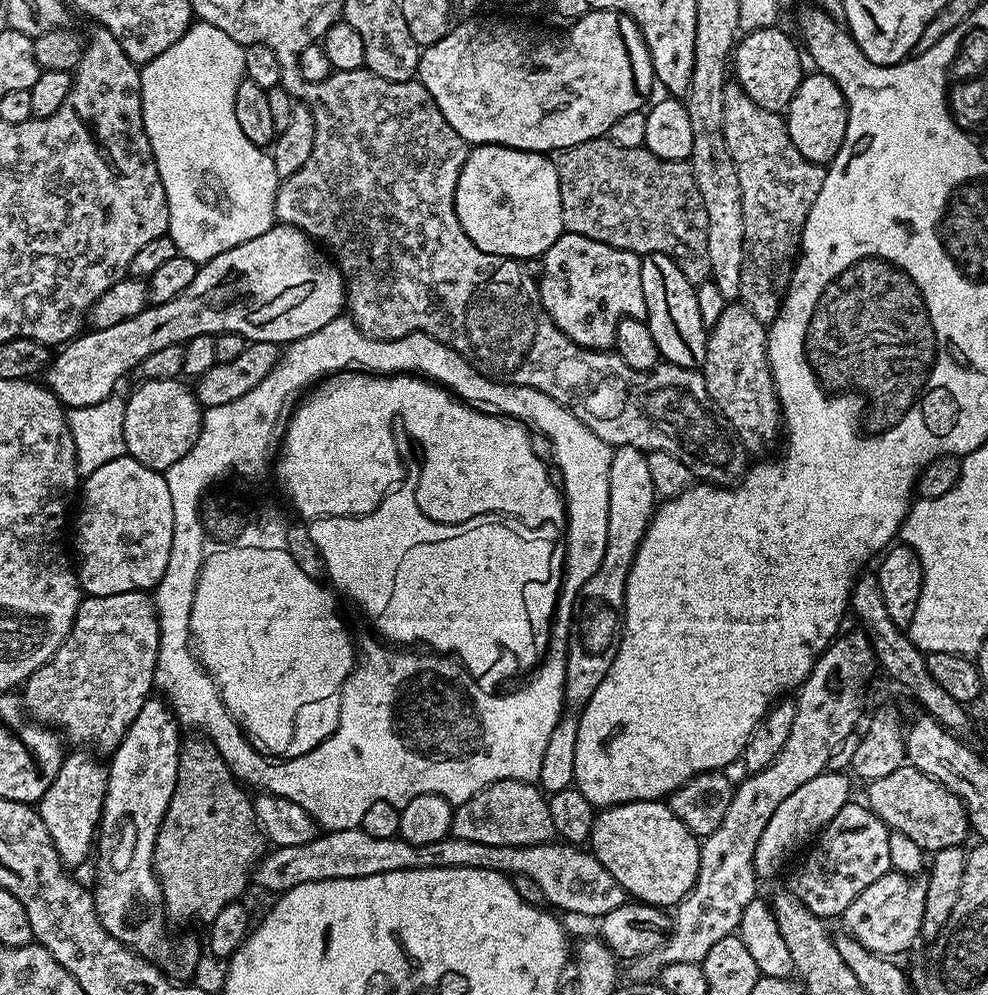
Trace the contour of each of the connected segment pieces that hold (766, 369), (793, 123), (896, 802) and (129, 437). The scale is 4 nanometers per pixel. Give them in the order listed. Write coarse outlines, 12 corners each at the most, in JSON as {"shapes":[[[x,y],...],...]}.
{"shapes":[[[739,302],[710,326],[706,390],[745,453],[782,432],[768,328]],[[823,72],[800,81],[788,133],[827,166],[846,138],[848,102]],[[905,766],[871,781],[868,809],[925,853],[970,836],[964,803]],[[183,379],[124,400],[127,455],[167,473],[196,444],[202,409]]]}

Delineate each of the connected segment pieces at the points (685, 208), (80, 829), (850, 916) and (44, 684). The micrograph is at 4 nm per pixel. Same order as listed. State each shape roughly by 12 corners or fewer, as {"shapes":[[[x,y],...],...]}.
{"shapes":[[[601,138],[556,160],[564,232],[711,277],[688,160]],[[69,751],[38,802],[69,870],[90,860],[108,769]],[[898,871],[843,909],[847,935],[899,957],[920,936],[925,881]],[[148,592],[85,595],[22,685],[31,719],[116,751],[153,695]]]}

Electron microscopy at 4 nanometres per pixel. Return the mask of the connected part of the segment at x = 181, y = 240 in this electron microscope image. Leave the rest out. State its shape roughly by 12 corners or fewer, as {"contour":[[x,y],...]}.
{"contour":[[193,23],[140,68],[168,231],[197,266],[277,223],[234,118],[245,45]]}

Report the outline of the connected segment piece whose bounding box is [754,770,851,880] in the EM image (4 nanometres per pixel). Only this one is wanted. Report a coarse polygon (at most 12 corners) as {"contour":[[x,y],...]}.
{"contour":[[825,771],[774,810],[755,846],[776,875],[849,803],[847,773]]}

